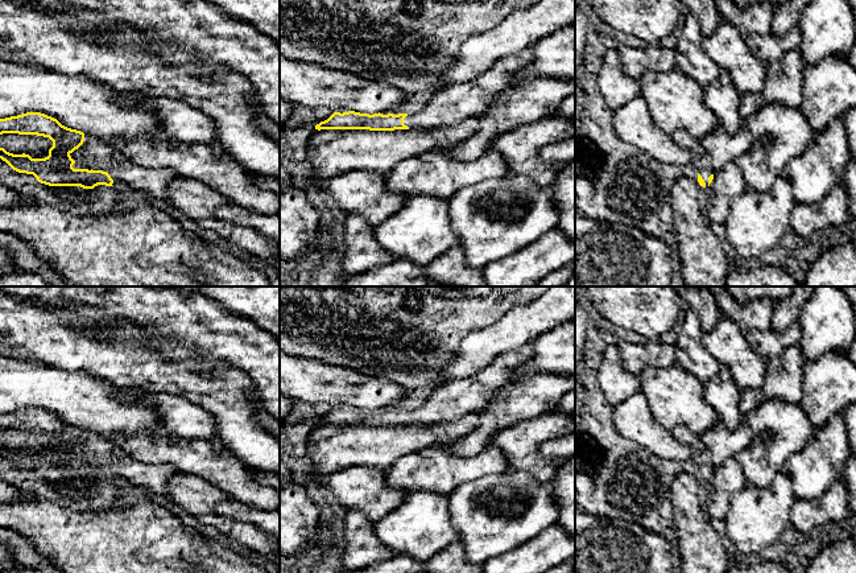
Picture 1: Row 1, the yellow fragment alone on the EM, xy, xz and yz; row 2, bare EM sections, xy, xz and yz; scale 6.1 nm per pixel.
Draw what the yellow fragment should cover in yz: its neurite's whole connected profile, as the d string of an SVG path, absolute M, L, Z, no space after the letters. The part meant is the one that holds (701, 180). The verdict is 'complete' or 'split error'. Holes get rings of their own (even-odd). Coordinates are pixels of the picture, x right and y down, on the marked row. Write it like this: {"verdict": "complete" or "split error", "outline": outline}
{"verdict": "split error", "outline": "M678 128L671 133L673 141L686 149L691 157L691 165L698 172L698 182L708 187L714 180L714 168L707 151L702 147L700 140L692 137L686 129Z"}

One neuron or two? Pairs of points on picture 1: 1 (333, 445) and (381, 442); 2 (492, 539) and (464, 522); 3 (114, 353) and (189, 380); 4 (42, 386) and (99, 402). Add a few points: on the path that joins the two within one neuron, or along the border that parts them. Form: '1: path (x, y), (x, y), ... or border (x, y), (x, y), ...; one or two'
1: path (344, 445), (369, 444); one
2: path (486, 532), (475, 522), (471, 522); one
3: path (132, 362), (156, 374), (170, 376); one
4: path (57, 391), (85, 400); one

